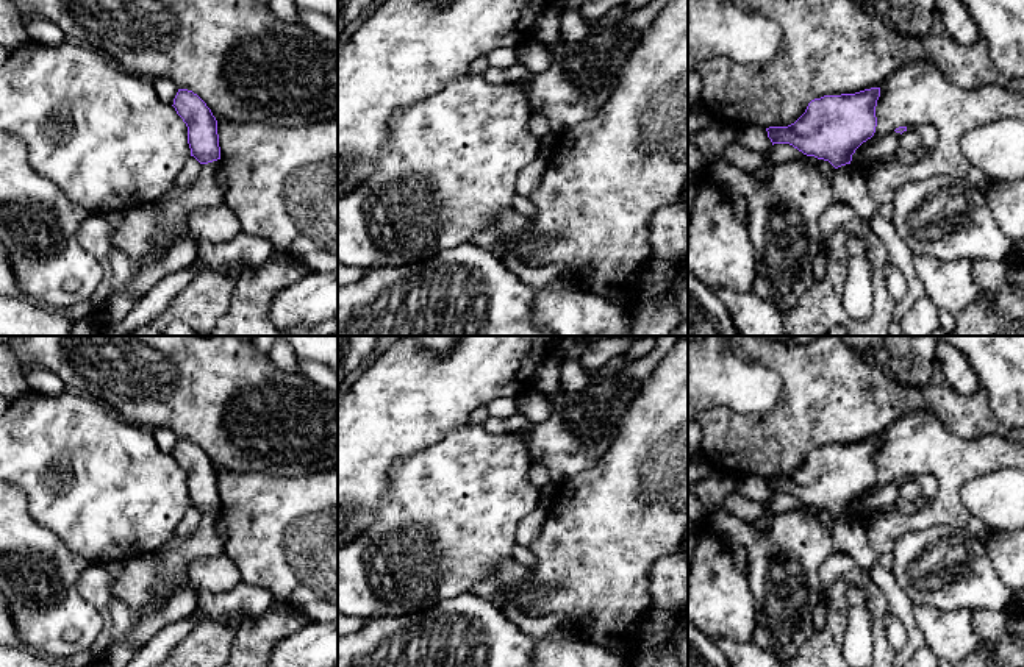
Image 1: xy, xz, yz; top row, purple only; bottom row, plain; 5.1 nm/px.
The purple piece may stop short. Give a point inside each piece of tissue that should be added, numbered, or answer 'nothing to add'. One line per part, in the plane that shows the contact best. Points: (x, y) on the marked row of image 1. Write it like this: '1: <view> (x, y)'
nothing to add

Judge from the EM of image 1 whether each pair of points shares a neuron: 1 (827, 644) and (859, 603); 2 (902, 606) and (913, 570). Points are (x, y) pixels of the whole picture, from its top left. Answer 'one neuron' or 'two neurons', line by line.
1: two neurons
2: two neurons

